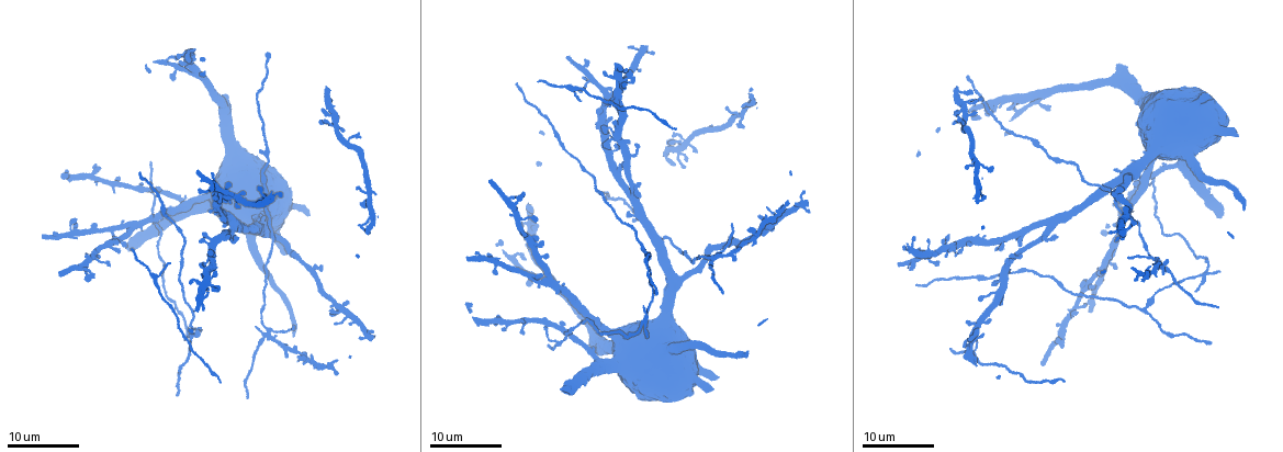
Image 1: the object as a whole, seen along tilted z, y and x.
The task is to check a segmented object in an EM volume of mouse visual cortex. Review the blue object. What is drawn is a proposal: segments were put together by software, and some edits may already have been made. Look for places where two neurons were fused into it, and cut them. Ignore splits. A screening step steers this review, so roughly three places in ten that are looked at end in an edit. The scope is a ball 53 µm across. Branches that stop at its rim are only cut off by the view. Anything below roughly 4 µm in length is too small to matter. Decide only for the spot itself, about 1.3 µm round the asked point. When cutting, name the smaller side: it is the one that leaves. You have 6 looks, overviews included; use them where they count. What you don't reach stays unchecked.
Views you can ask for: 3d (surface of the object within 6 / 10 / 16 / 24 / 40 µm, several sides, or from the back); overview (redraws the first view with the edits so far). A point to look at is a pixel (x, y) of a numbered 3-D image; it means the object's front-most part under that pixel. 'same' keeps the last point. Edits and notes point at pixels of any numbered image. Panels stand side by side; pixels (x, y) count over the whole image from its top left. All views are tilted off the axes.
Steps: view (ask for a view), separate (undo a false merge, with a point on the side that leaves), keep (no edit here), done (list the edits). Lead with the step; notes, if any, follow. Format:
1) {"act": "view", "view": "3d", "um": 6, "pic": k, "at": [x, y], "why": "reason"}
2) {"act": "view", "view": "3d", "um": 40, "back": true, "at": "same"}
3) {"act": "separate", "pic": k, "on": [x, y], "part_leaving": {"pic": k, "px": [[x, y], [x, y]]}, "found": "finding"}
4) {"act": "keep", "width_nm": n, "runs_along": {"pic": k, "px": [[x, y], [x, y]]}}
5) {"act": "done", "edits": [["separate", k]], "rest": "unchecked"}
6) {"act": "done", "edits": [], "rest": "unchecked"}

{"act": "view", "view": "3d", "um": 16, "pic": 1, "at": [185, 326], "why": "three arms meet"}

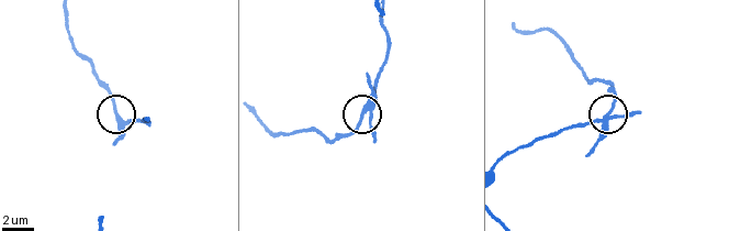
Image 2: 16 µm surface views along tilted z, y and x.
{"act": "view", "view": "3d", "um": 10, "pic": 2, "at": [115, 111]}

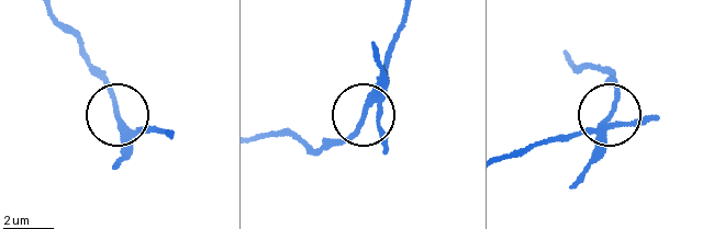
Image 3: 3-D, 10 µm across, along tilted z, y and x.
{"act": "separate", "pic": 3, "on": [116, 110], "arms": 3, "found": "two neurons meet here"}

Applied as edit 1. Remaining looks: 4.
{"act": "view", "view": "overview"}

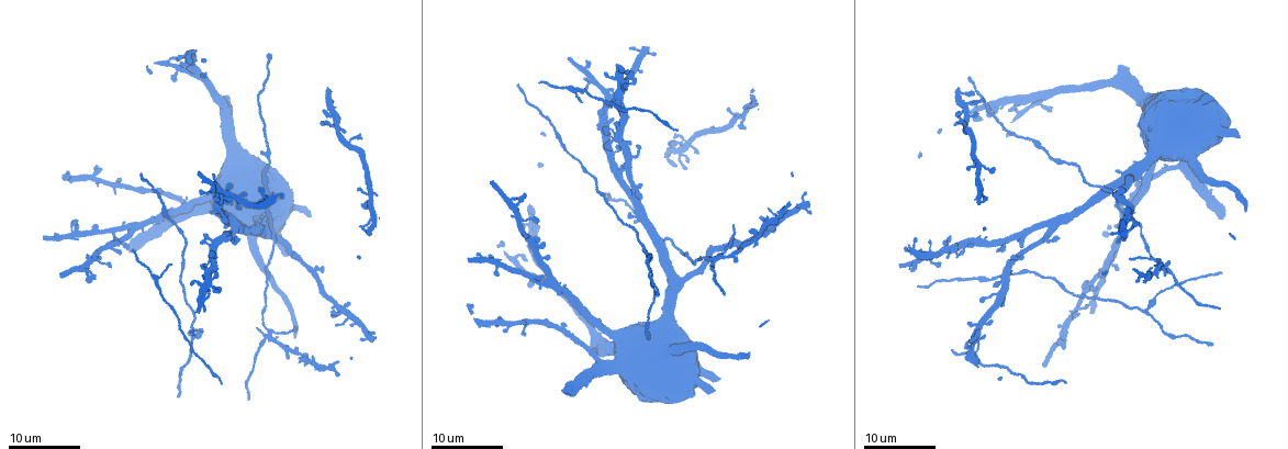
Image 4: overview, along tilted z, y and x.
{"act": "view", "view": "3d", "um": 16, "pic": 4, "at": [1147, 313], "why": "three-way junction"}

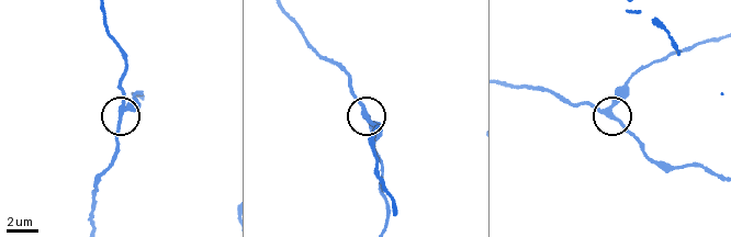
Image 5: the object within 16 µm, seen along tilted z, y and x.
{"act": "view", "view": "3d", "um": 10, "pic": 5, "at": [366, 115]}

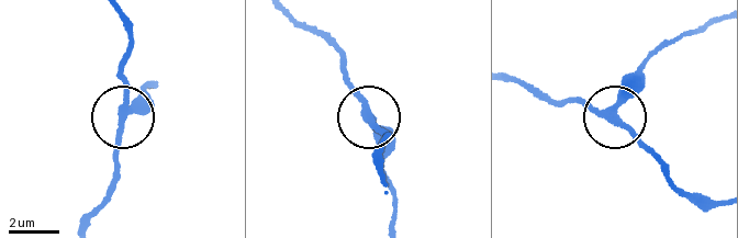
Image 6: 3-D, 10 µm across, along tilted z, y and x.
{"act": "view", "view": "3d", "um": 10, "back": true, "pic": 6, "at": [615, 115], "why": "other side"}

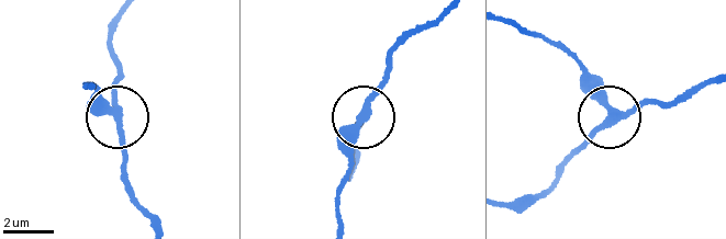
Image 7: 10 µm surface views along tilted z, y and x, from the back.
{"act": "keep", "runs_along": {"pic": 7, "px": [[122, 13], [112, 47], [121, 71], [116, 92], [125, 177]]}, "found": "one neuron here"}

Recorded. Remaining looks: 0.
{"act": "done", "edits": [["separate", 3]], "rest": "unchecked"}

